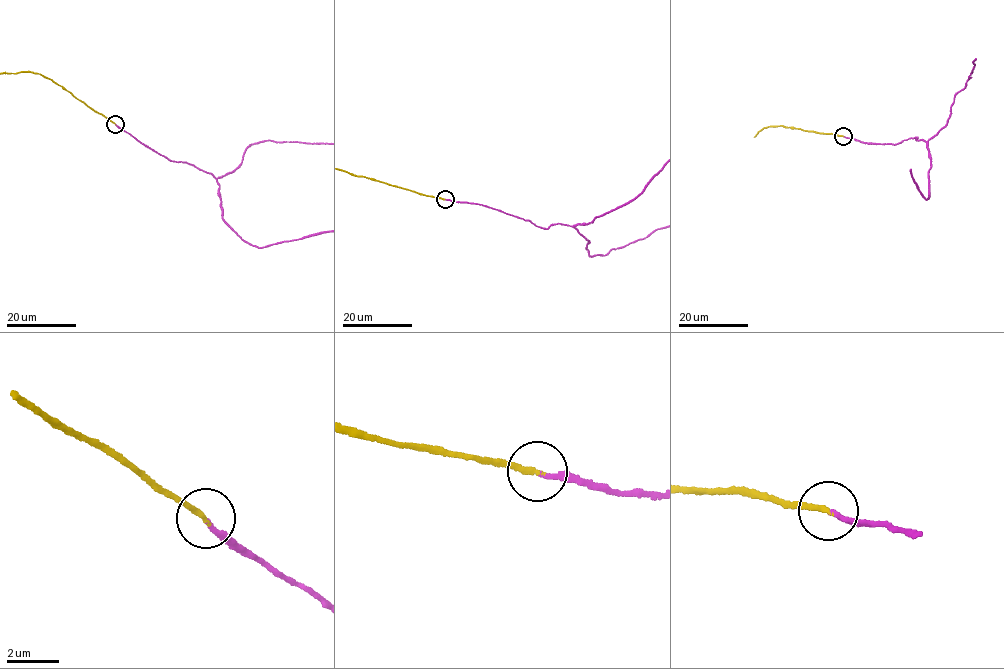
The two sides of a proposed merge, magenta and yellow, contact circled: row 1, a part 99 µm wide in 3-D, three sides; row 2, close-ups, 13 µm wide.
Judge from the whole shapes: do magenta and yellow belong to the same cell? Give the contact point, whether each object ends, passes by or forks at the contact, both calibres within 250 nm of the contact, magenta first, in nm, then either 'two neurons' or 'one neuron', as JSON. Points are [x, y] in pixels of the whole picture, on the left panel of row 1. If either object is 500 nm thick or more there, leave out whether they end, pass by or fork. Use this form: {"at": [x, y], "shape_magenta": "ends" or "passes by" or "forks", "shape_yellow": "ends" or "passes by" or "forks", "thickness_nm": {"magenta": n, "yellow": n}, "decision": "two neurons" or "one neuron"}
{"at": [115, 124], "shape_magenta": "ends", "shape_yellow": "ends", "thickness_nm": {"magenta": 170, "yellow": 200}, "decision": "one neuron"}

